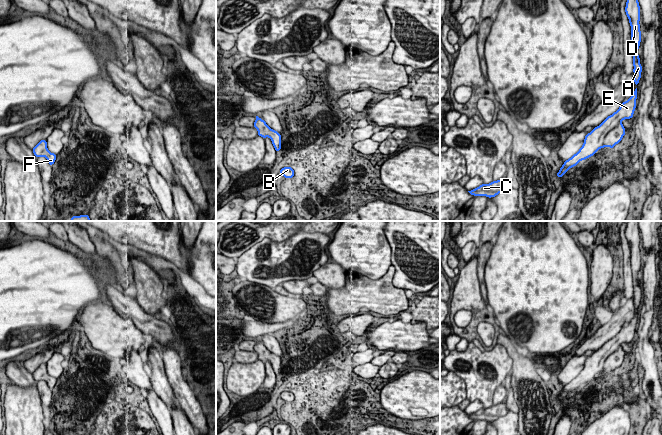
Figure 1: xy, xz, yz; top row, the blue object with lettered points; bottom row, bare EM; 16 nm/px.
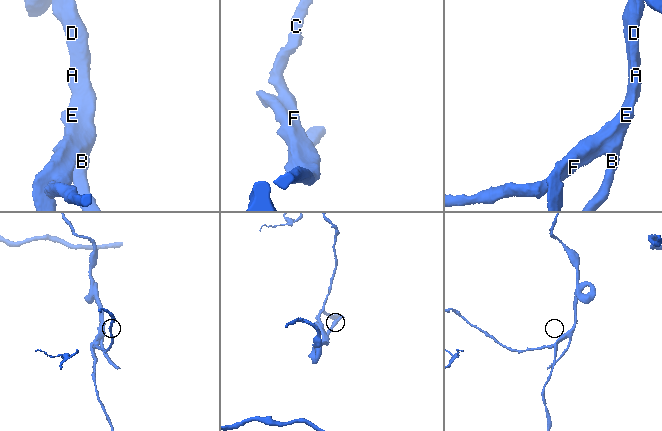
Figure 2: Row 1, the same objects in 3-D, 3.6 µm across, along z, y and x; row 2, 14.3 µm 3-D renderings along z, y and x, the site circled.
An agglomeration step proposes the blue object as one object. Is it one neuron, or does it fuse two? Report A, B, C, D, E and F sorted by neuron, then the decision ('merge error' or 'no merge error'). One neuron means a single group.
A B C D E F; no merge error

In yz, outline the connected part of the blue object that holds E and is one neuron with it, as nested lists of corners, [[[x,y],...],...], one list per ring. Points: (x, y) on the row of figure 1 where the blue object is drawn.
[[[637,88],[632,96],[621,104],[619,109],[608,116],[599,126],[595,127],[585,136],[583,146],[571,158],[566,160],[557,177],[562,177],[570,168],[576,166],[580,161],[595,155],[604,147],[613,148],[625,135],[625,128],[622,124],[624,119],[633,117],[636,108]]]

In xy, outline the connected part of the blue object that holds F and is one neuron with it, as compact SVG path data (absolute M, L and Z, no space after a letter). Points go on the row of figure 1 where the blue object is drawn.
M41 140L33 149L35 157L46 157L50 165L53 165L56 160L56 154L51 153L47 148L47 141Z

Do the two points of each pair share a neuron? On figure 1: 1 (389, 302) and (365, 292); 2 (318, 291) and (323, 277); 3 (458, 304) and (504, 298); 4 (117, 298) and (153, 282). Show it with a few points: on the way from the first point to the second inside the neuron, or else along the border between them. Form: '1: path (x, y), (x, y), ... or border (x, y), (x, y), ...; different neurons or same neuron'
1: path (383, 298), (371, 295); same neuron
2: border (314, 279), (328, 288); different neurons
3: border (488, 304), (494, 314); different neurons
4: border (135, 300), (147, 313); different neurons

